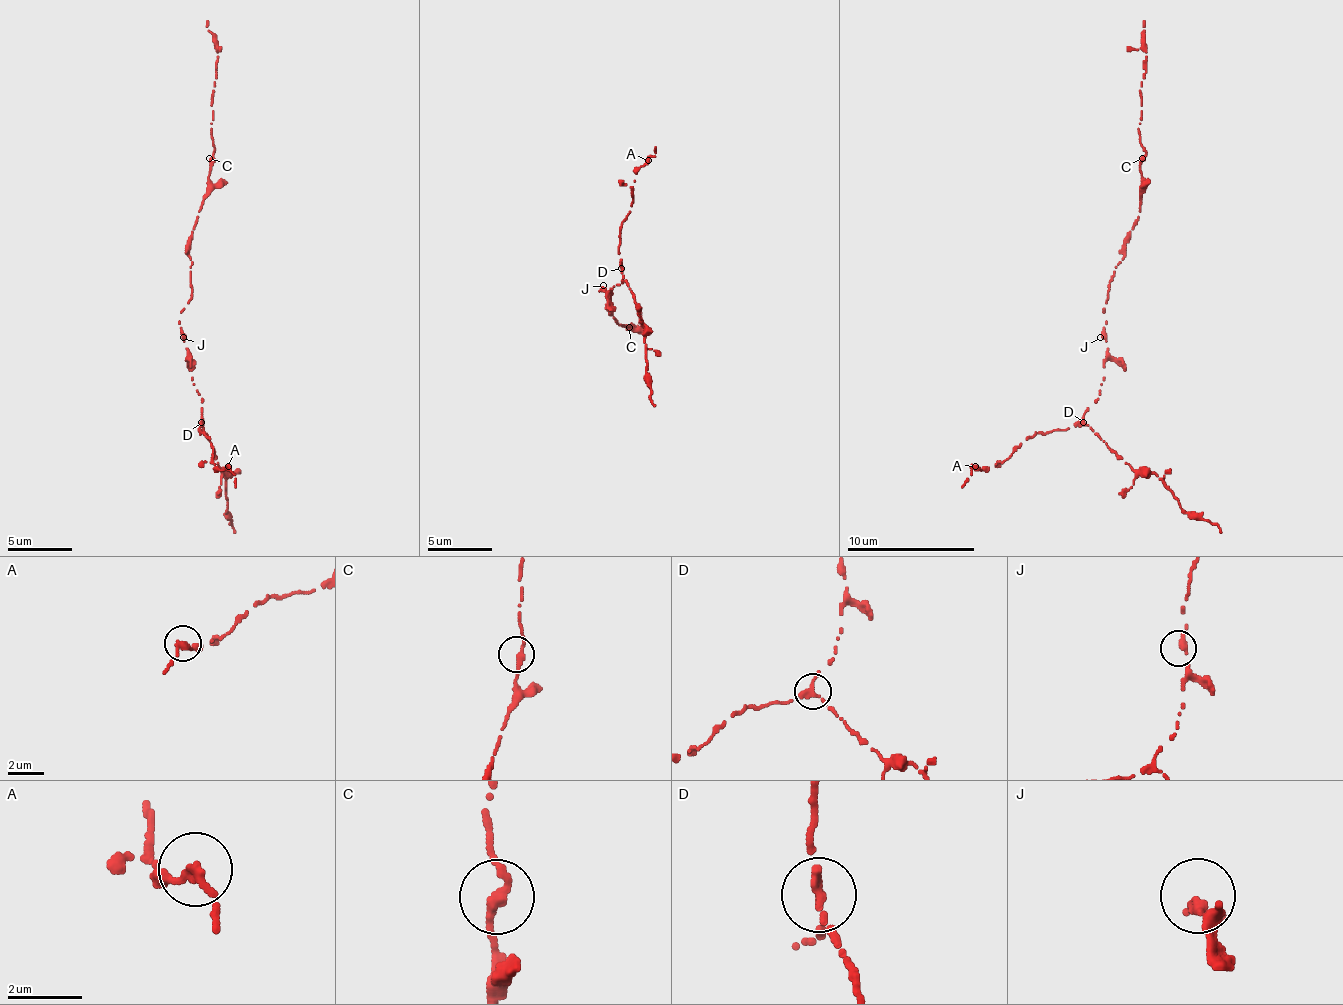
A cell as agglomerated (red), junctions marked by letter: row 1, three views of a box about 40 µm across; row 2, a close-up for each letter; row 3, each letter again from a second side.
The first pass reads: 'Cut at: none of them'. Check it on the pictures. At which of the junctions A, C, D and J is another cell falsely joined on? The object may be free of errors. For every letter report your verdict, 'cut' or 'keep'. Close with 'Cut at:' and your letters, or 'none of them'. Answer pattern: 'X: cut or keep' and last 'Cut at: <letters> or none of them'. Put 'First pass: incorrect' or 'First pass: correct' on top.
First pass: incorrect
A: keep
C: keep
D: cut
J: keep
Cut at: D

